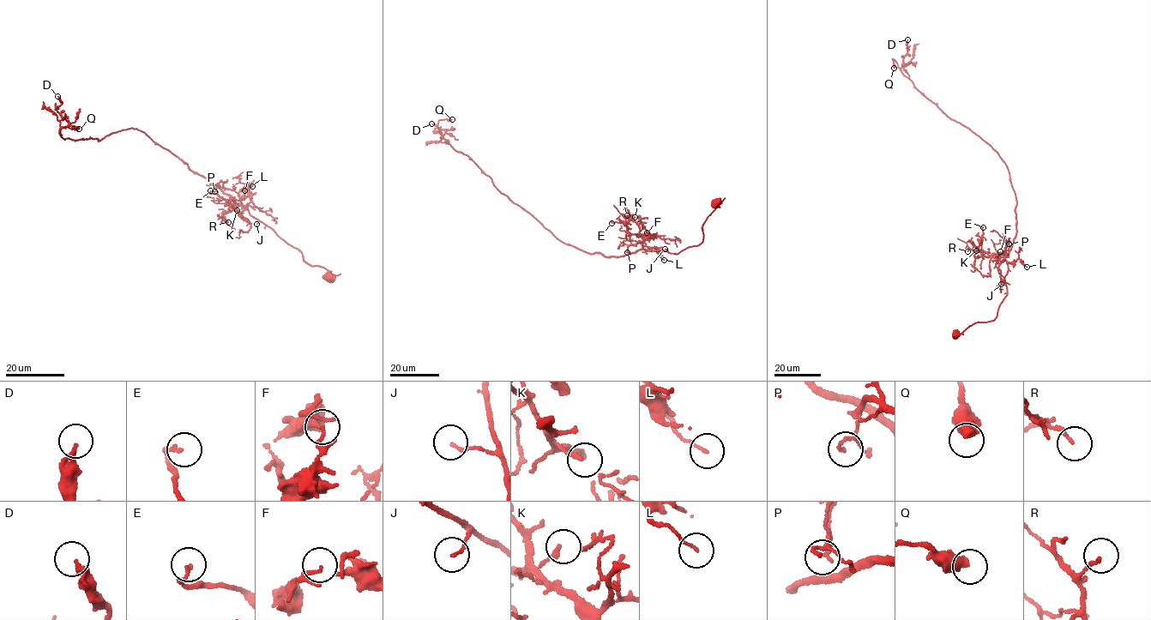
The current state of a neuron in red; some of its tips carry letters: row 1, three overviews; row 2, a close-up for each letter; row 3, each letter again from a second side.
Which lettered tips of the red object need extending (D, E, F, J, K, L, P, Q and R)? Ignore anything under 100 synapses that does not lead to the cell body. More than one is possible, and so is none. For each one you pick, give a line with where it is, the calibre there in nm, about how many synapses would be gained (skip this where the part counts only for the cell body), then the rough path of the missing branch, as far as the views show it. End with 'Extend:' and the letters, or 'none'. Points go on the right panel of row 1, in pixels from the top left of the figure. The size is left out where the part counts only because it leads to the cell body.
Extend: none

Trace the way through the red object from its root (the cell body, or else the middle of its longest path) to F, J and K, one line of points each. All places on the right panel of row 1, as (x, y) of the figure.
F: (955, 334), (977, 322), (996, 318), (1007, 292), (1004, 277), (1008, 265), (1004, 258), (997, 259), (1000, 251)
J: (955, 334), (958, 335), (977, 322), (995, 319), (1007, 292), (1007, 286), (1001, 284)
K: (955, 334), (977, 322), (993, 321), (1007, 294), (1004, 277), (1009, 268), (1004, 258), (986, 257), (976, 250)

